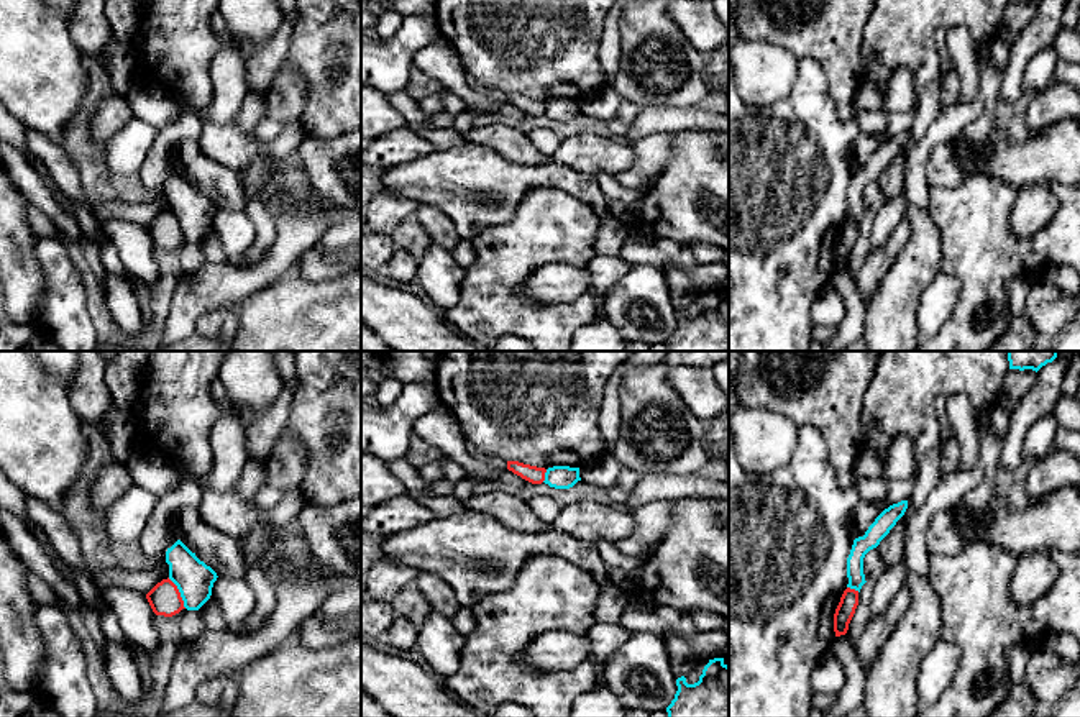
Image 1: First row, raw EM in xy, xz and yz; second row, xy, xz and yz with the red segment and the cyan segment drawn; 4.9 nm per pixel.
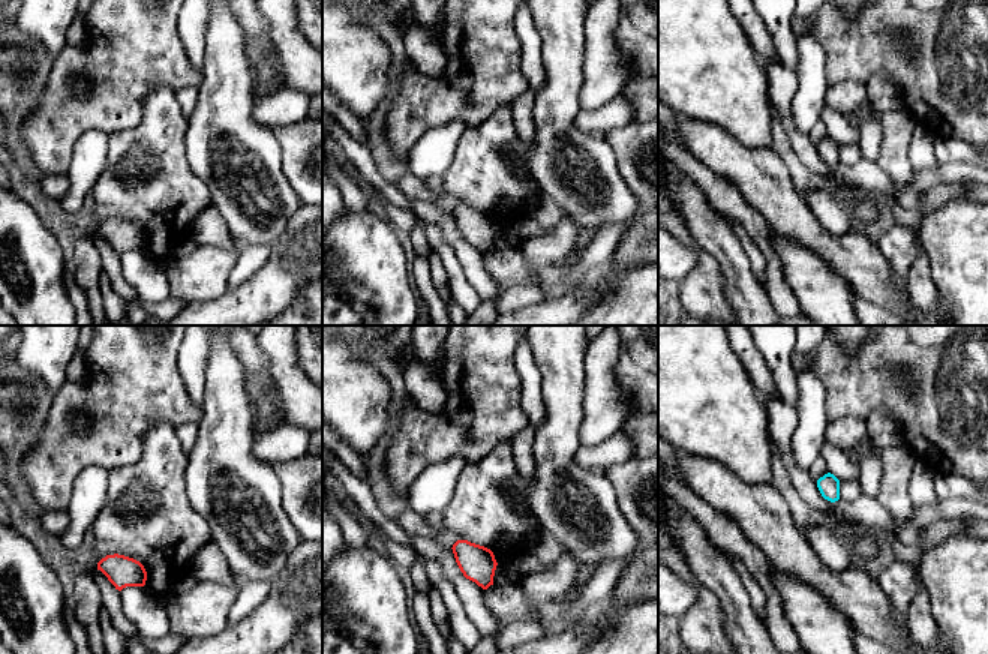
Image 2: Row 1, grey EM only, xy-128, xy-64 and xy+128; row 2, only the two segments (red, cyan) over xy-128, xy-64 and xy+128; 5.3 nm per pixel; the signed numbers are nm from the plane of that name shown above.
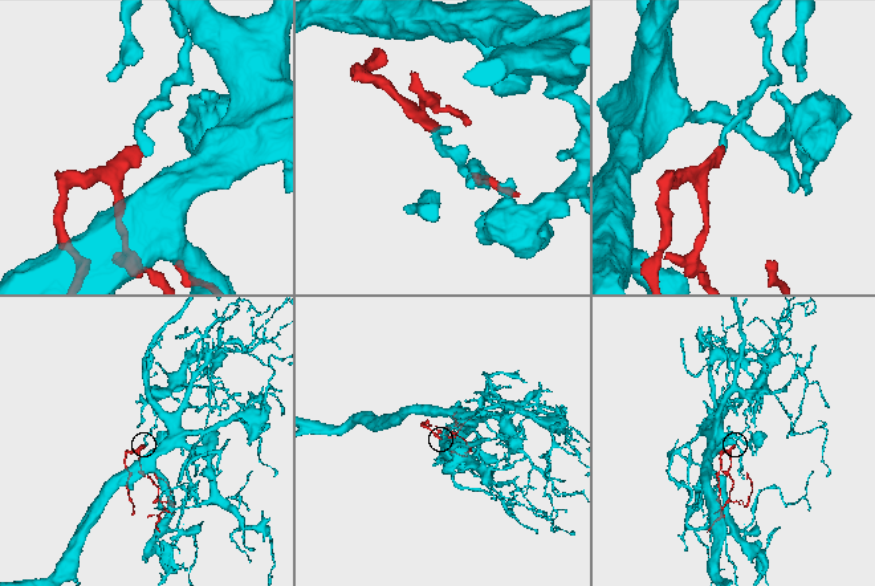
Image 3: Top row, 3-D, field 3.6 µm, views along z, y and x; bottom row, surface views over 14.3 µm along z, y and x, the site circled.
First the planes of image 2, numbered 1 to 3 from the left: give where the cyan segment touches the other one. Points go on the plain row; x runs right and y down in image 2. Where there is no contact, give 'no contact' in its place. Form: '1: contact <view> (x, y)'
1: no contact
2: no contact
3: no contact

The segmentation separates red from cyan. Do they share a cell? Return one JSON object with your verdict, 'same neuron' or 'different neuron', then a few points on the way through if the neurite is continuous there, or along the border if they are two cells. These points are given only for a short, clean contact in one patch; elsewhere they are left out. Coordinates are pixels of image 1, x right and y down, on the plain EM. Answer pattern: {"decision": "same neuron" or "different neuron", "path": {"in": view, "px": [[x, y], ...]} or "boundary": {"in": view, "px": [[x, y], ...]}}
{"decision": "different neuron", "boundary": {"in": "xy", "px": [[168, 210], [176, 219], [186, 240]]}}

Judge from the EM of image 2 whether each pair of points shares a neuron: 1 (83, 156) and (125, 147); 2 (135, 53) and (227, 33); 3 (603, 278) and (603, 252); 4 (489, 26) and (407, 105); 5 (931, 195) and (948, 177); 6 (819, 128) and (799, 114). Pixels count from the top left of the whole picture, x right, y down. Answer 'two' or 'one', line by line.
1: two
2: two
3: two
4: one
5: two
6: two

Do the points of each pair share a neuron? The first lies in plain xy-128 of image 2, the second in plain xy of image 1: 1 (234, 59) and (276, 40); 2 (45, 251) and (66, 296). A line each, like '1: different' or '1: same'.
1: different
2: same

